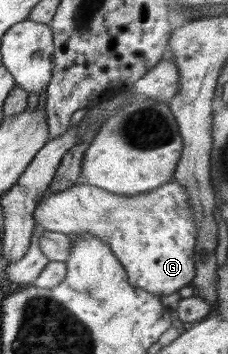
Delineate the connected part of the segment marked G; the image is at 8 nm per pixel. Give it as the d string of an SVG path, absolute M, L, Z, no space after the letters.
M175 180L158 186L148 193L127 196L107 192L97 186L84 182L73 183L65 190L53 193L43 198L33 212L35 225L41 225L46 231L55 231L63 234L93 234L109 246L113 255L123 266L128 275L128 282L139 290L153 295L172 295L181 288L189 286L194 278L195 243L197 243L197 222L193 210L189 206L187 192Z

